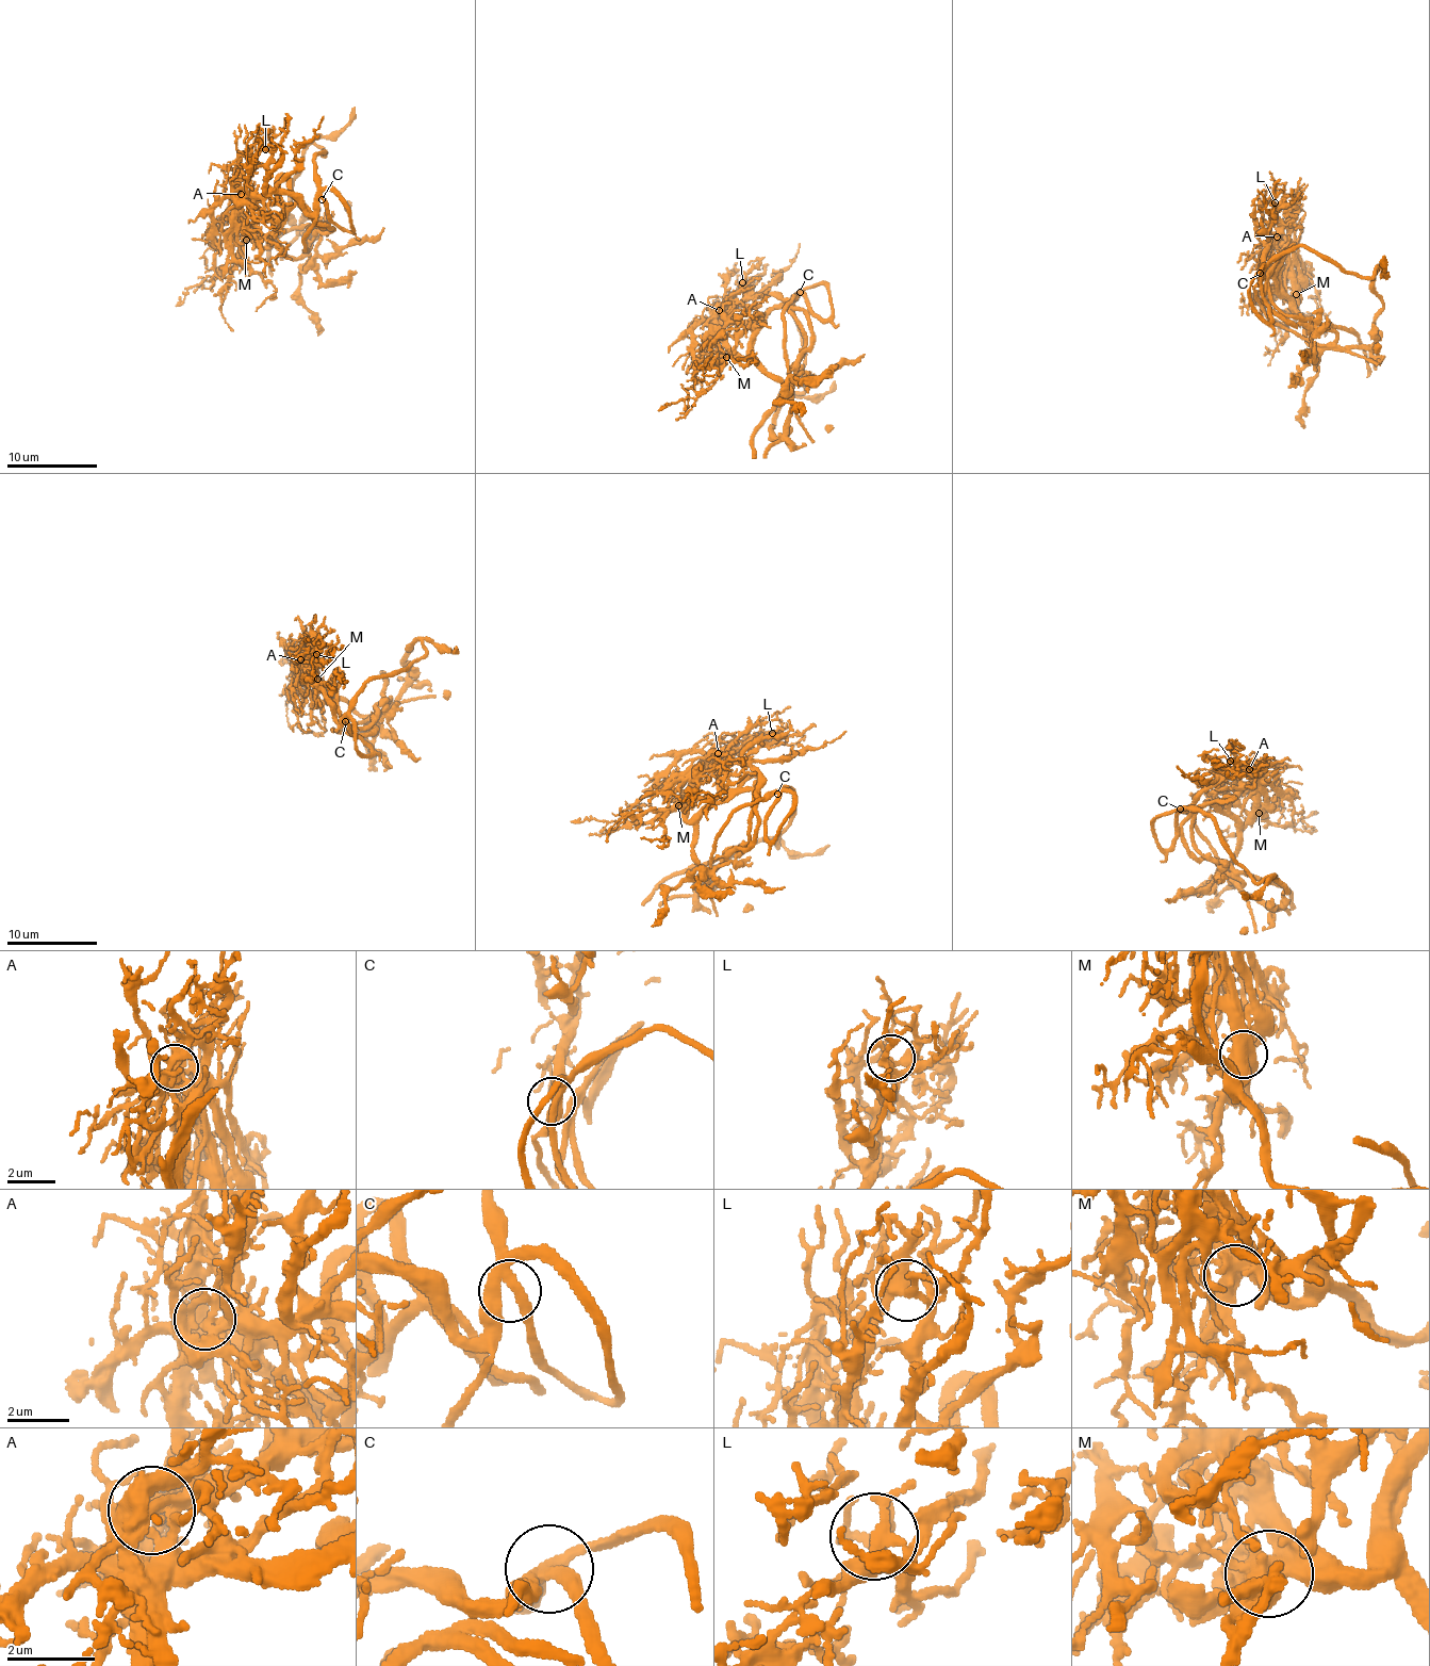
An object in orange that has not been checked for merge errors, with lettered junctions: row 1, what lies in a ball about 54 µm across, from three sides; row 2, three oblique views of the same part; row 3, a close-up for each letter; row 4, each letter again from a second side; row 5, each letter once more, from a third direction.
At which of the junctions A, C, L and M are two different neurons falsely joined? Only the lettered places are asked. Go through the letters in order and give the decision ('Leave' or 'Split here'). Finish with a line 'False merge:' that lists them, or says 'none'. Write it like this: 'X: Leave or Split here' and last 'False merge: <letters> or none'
A: Split here
C: Leave
L: Leave
M: Split here
False merge: A, M

